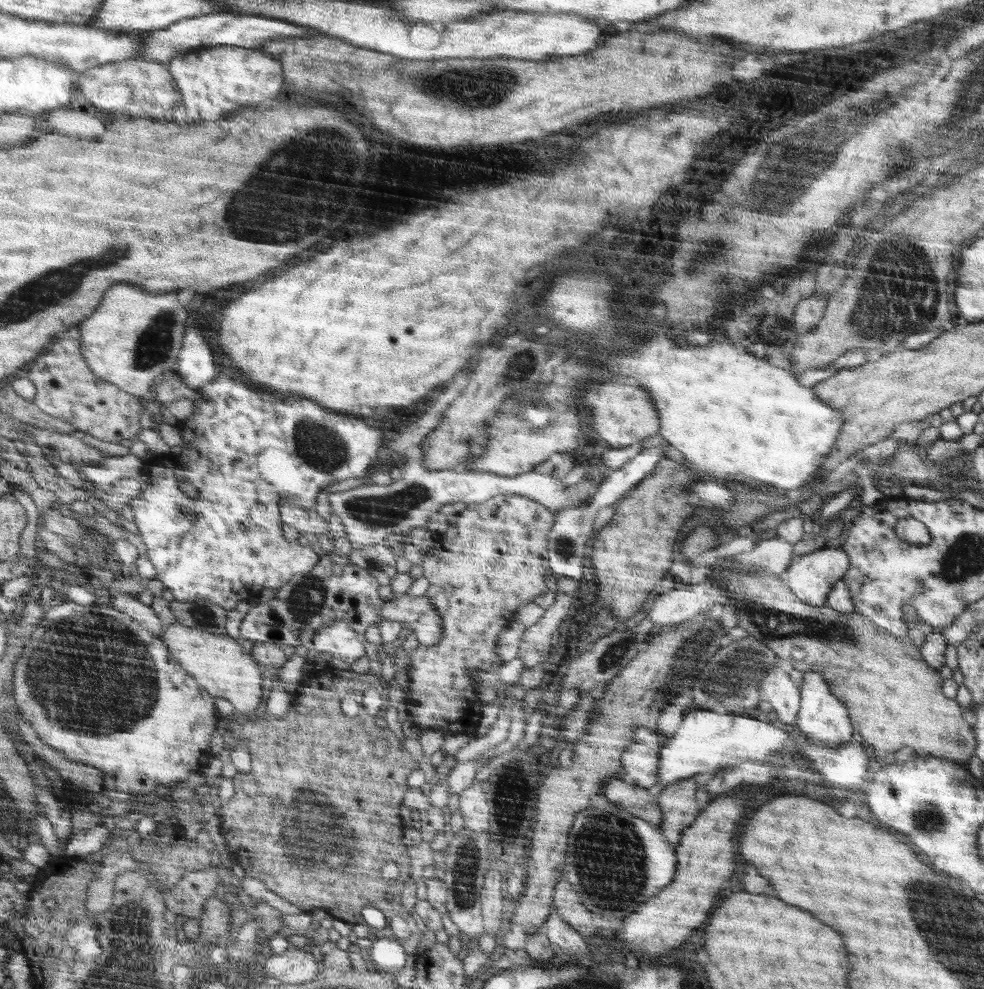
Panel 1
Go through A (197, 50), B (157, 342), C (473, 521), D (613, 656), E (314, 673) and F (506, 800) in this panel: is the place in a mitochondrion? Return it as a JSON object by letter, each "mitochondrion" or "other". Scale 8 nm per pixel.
{"A":"other","B":"mitochondrion","C":"other","D":"mitochondrion","E":"other","F":"mitochondrion"}

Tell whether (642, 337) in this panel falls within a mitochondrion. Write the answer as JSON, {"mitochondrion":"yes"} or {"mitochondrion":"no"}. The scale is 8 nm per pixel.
{"mitochondrion":"no"}

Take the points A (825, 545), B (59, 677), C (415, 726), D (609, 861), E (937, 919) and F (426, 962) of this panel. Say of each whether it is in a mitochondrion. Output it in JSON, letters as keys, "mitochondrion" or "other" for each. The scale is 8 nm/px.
{"A":"other","B":"mitochondrion","C":"other","D":"mitochondrion","E":"mitochondrion","F":"other"}

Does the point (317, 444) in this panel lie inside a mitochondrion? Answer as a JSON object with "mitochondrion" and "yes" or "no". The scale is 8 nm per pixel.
{"mitochondrion":"yes"}

